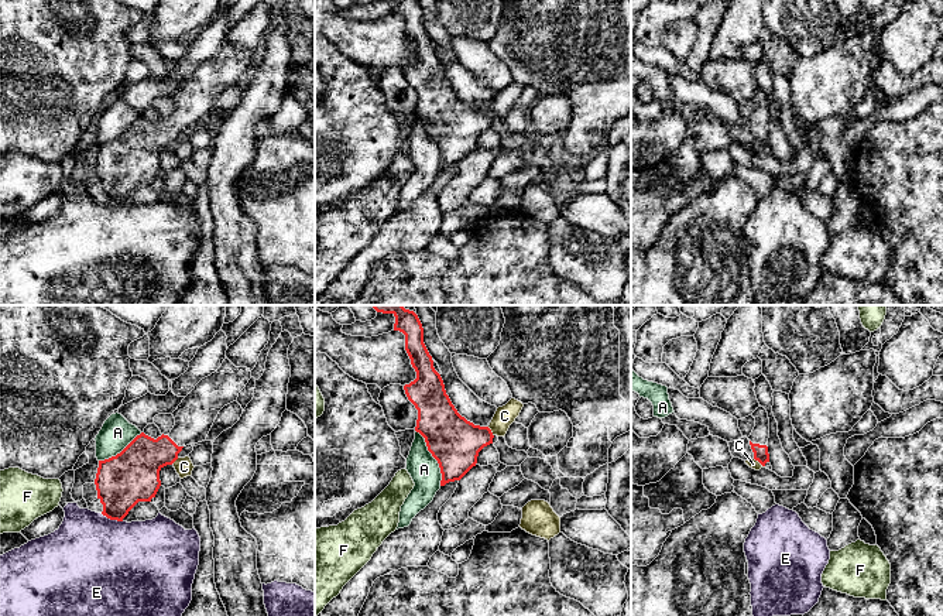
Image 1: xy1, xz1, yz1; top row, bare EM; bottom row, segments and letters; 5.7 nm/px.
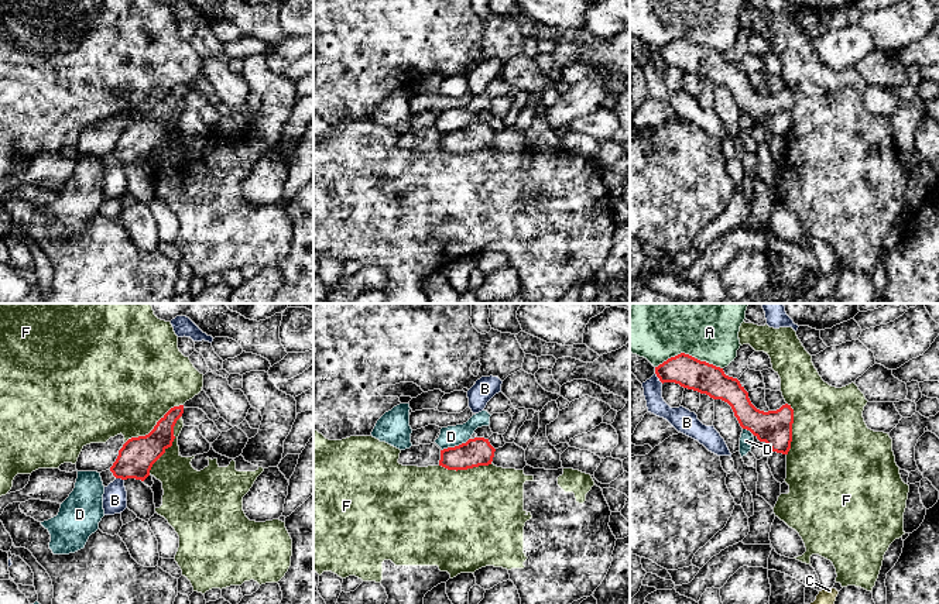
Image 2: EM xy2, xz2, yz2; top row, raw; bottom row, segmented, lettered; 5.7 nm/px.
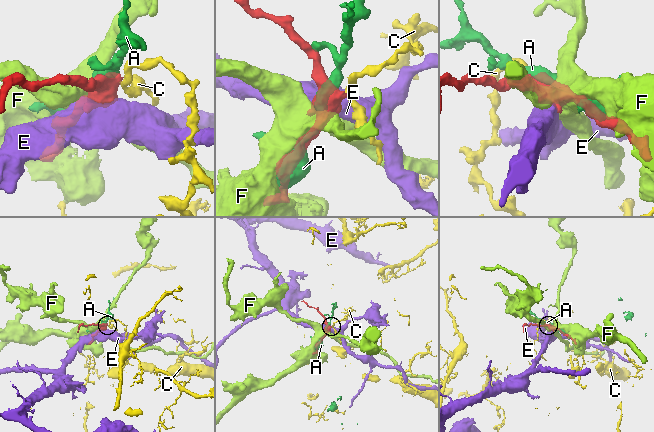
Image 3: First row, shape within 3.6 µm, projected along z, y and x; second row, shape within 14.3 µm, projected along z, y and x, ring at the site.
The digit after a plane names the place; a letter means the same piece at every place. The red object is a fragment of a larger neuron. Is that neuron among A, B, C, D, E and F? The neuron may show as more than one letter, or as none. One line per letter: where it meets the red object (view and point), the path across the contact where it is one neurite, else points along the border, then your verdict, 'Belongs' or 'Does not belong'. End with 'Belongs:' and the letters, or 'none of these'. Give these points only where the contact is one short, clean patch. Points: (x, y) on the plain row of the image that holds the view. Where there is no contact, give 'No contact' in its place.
A: Touches red at yz2 (688, 38). Does not belong
B: Touches red at yz2 (658, 61). Does not belong
C: Touches red at yz1 (758, 144). Boundary: yz1 (754, 141), (763, 150). Does not belong
D: Touches red at xz2 (455, 130). Does not belong
E: Touches red at xy1 (112, 202). Does not belong
F: Touches red at xy2 (153, 113). Does not belong
Belongs: none of these

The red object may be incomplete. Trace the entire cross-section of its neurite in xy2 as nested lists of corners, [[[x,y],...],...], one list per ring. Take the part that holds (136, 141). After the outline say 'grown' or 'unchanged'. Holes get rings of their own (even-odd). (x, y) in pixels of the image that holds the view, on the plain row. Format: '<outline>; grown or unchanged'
[[[184,89],[174,90],[148,119],[128,123],[119,134],[113,150],[100,157],[103,169],[107,171],[116,162],[144,165],[150,159],[152,148],[172,130],[174,110],[182,97]]]; grown

